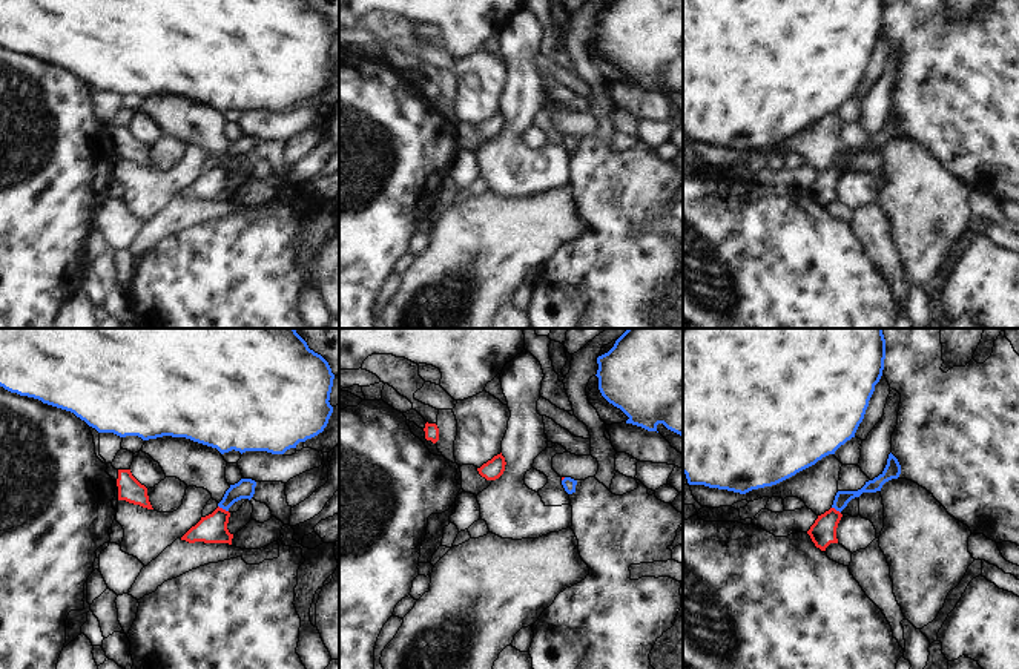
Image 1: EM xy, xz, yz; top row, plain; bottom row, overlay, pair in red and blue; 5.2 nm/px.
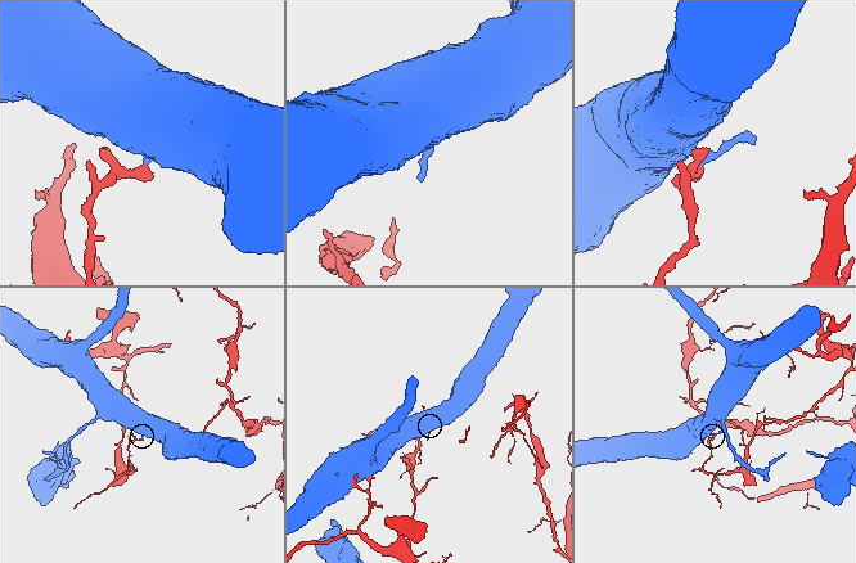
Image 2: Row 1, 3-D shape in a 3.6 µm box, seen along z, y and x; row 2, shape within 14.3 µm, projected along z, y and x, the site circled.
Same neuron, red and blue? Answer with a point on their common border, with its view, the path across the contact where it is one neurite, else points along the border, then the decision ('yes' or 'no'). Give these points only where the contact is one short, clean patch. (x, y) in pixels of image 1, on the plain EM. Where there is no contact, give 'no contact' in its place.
xy (221, 164) | along xy (218, 161), (227, 168) | no

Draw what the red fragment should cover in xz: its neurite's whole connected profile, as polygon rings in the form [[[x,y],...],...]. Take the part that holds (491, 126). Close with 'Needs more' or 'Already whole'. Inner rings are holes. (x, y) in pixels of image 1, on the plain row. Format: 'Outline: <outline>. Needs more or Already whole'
Outline: [[[500,110],[494,112],[491,117],[477,124],[479,130],[486,137],[499,135],[505,127],[505,114]]]. Already whole.

